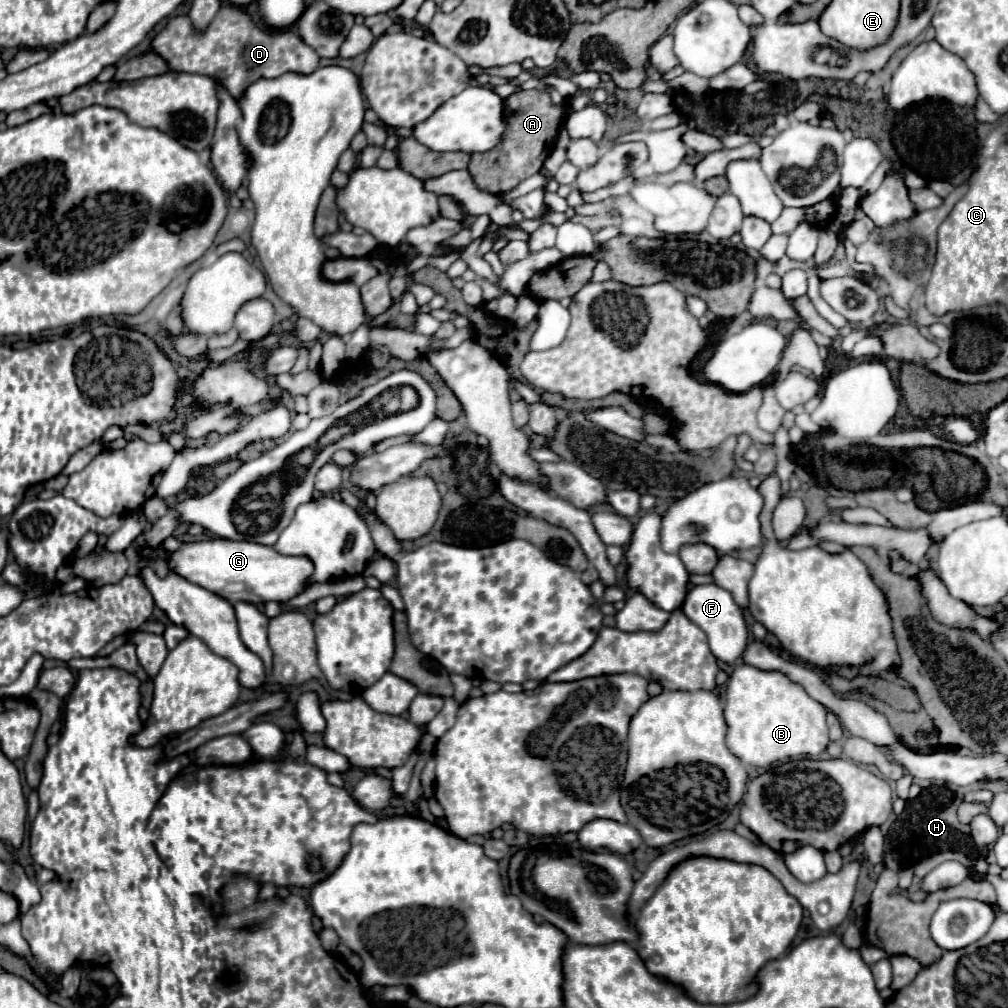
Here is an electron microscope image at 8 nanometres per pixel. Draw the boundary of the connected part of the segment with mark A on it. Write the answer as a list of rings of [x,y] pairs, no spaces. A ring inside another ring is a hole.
[[[522,91],[506,99],[506,115],[510,115],[510,123],[506,129],[506,135],[502,143],[484,155],[476,155],[476,171],[474,177],[482,185],[482,179],[492,179],[492,189],[480,187],[480,191],[486,193],[502,193],[512,187],[516,187],[522,179],[534,175],[546,161],[546,157],[554,151],[556,135],[562,125],[560,119],[564,119],[564,105],[554,107],[550,101],[550,95],[544,91]],[[484,169],[484,171],[482,171]]]

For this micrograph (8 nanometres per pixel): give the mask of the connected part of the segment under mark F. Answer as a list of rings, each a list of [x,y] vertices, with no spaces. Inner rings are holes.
[[[716,583],[696,585],[688,591],[682,611],[686,613],[686,617],[692,623],[696,623],[708,635],[708,643],[710,643],[710,649],[716,655],[716,659],[720,659],[724,663],[736,663],[736,659],[740,659],[742,651],[748,645],[748,627],[746,627],[742,609],[734,603],[732,595],[726,589],[718,587]]]

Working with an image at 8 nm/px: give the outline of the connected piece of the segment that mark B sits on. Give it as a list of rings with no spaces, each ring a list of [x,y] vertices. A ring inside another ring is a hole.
[[[742,663],[732,671],[726,689],[726,705],[724,705],[724,719],[728,725],[726,745],[742,763],[754,767],[768,767],[784,759],[816,759],[830,743],[826,713],[828,711],[822,703],[814,701],[810,695],[806,695],[806,691],[802,691],[802,687],[790,683],[790,679],[786,679],[782,673],[760,671],[756,667]]]

